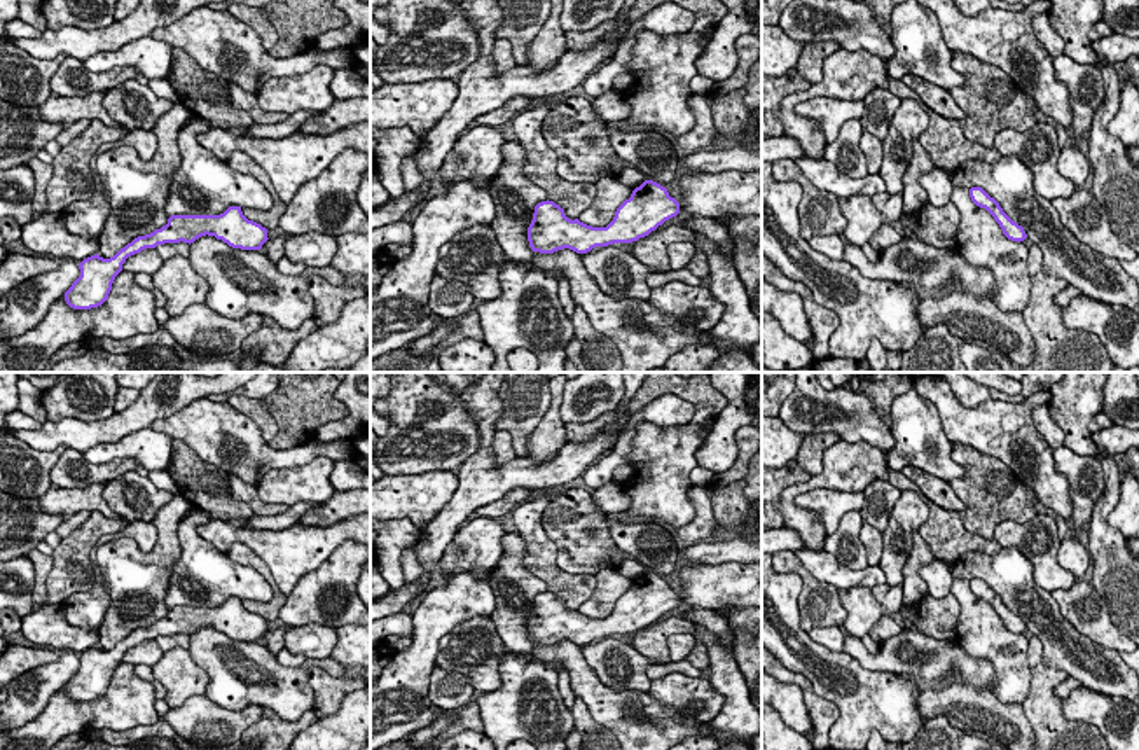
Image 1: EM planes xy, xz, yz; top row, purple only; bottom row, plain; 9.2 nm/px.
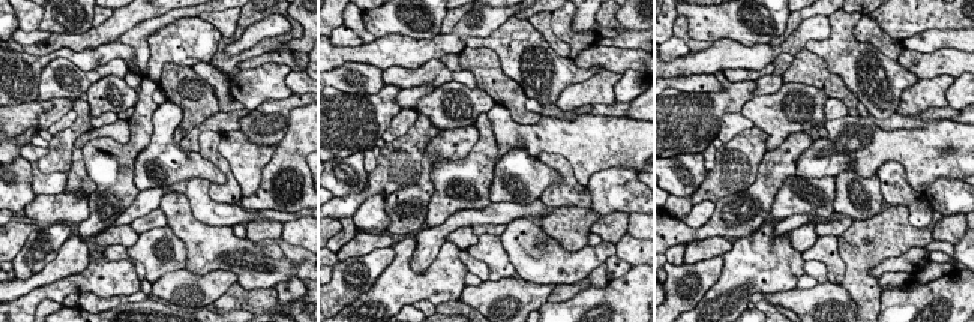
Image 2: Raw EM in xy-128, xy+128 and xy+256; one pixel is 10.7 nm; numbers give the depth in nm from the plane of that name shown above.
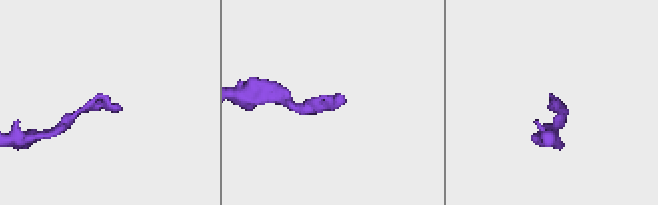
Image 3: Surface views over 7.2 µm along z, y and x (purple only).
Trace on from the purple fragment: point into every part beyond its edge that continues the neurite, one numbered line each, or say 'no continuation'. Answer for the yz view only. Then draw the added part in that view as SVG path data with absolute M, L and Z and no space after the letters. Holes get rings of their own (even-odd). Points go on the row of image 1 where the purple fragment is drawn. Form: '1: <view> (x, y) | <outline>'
no continuation

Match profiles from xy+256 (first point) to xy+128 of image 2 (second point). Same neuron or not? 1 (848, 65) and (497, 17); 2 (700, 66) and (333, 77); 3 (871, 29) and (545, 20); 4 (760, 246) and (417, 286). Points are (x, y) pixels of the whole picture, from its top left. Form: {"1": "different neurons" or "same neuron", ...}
{"1": "different neurons", "2": "different neurons", "3": "same neuron", "4": "same neuron"}

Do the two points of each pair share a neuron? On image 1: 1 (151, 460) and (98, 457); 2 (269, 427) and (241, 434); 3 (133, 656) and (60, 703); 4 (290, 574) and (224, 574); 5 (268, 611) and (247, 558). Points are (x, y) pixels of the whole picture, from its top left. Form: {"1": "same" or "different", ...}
{"1": "same", "2": "different", "3": "different", "4": "different", "5": "same"}

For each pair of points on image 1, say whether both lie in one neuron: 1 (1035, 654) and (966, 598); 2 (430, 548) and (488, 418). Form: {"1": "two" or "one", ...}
{"1": "two", "2": "one"}

